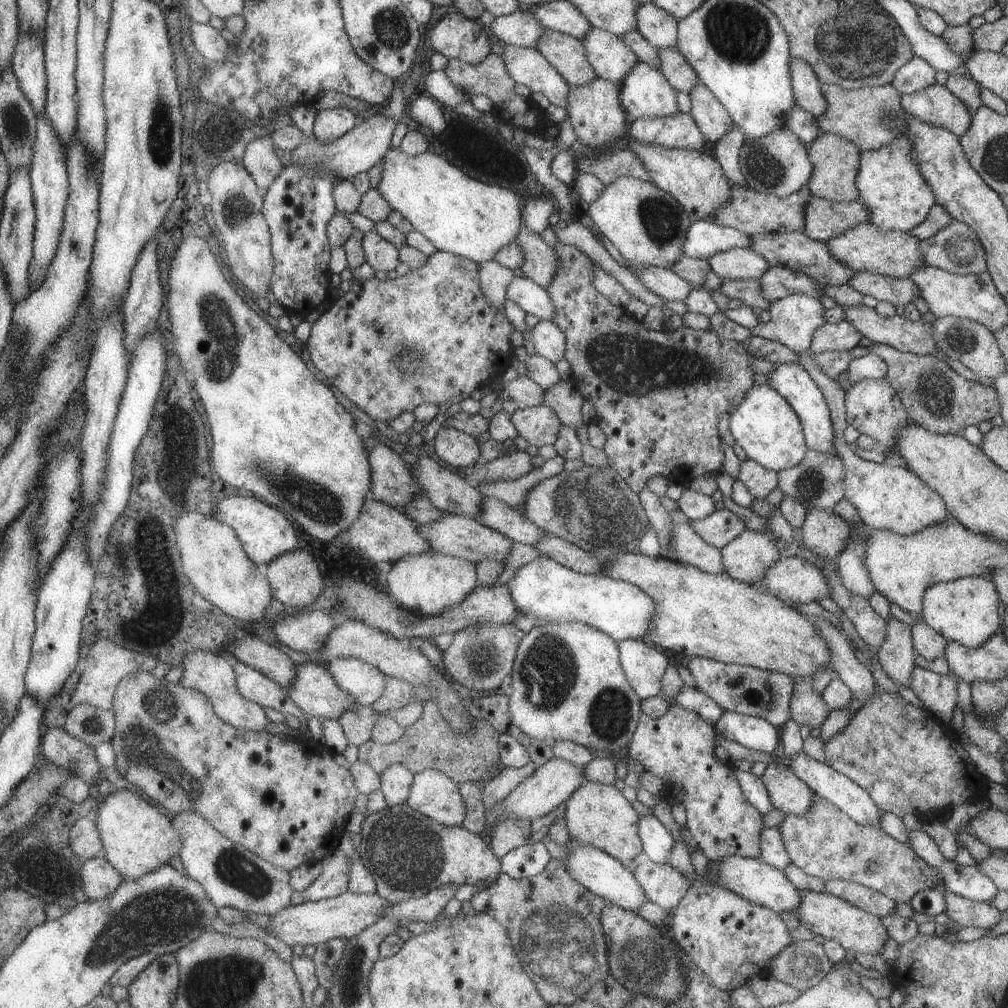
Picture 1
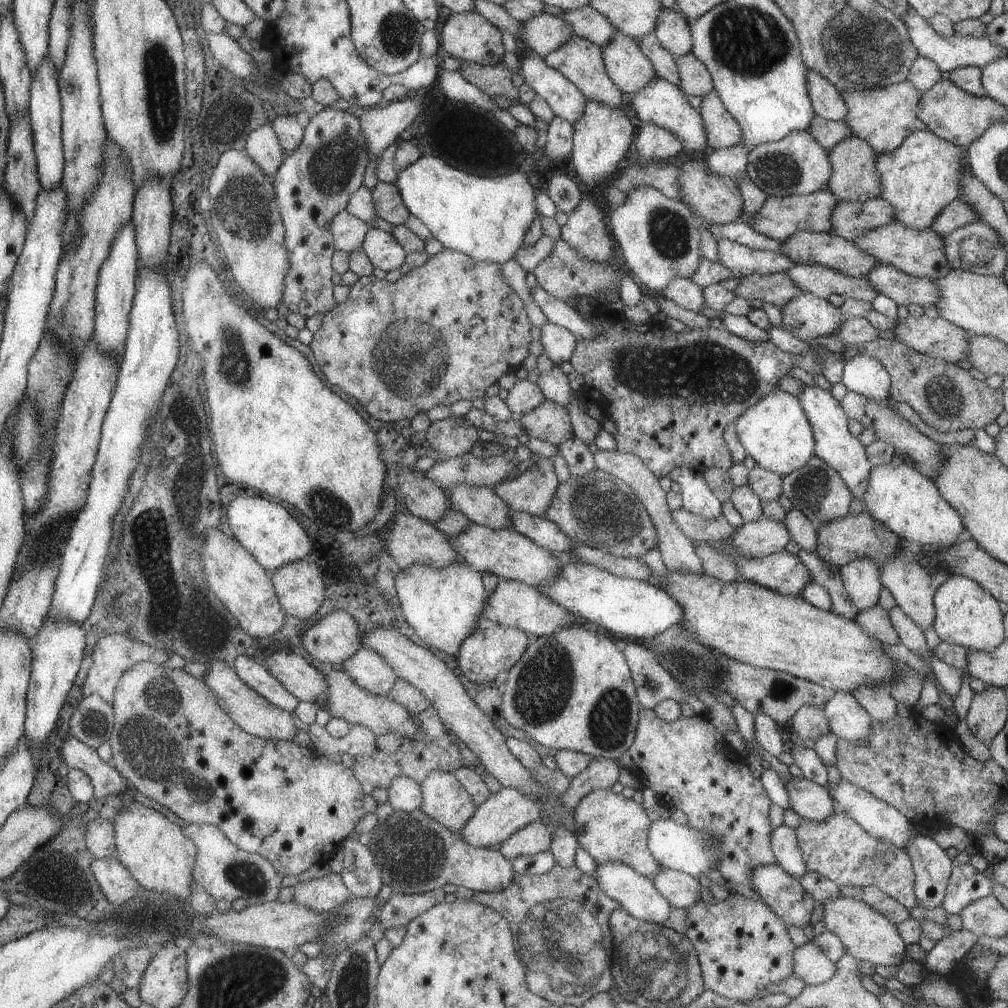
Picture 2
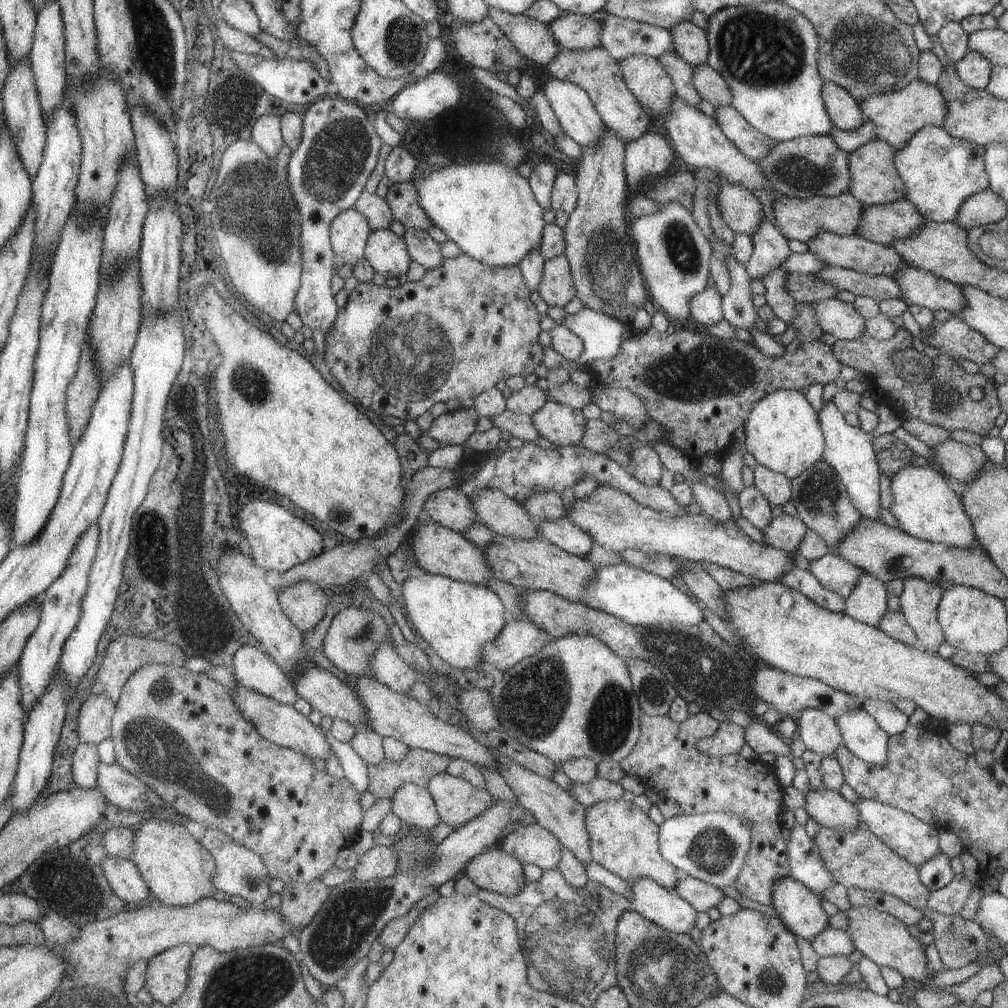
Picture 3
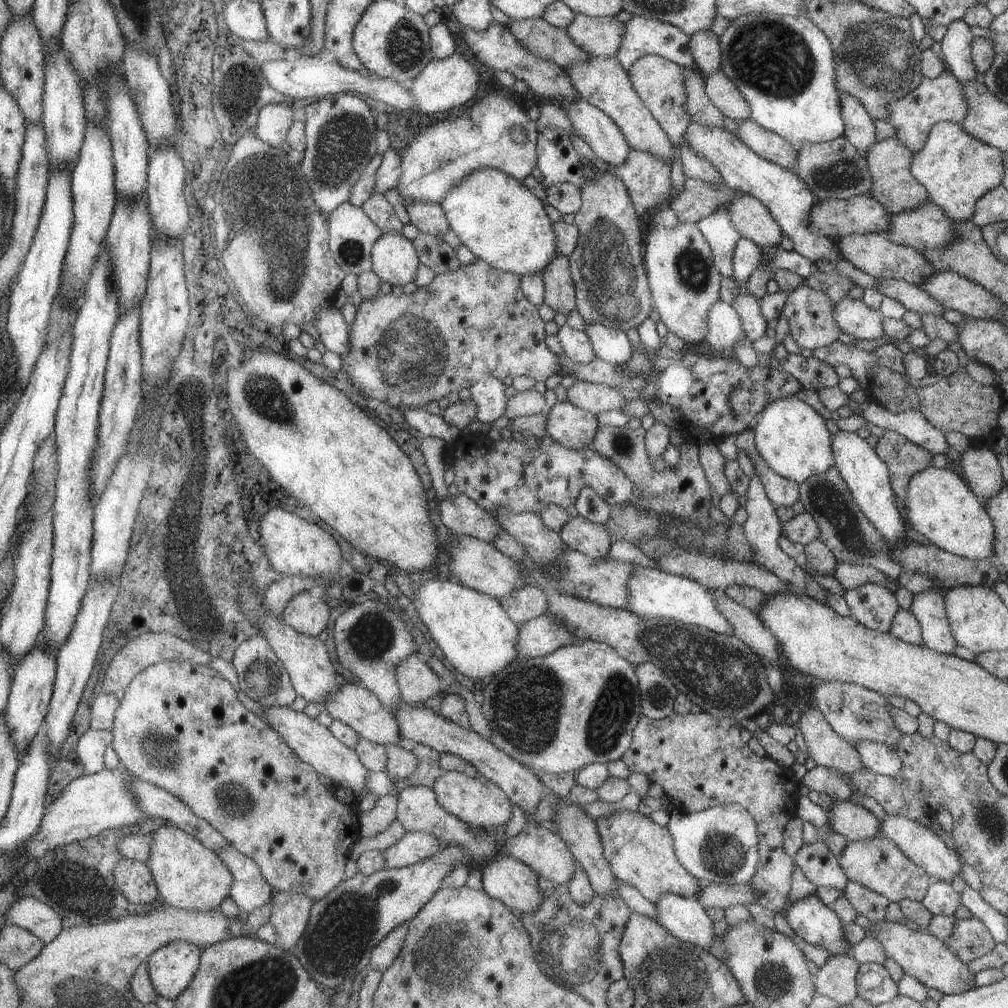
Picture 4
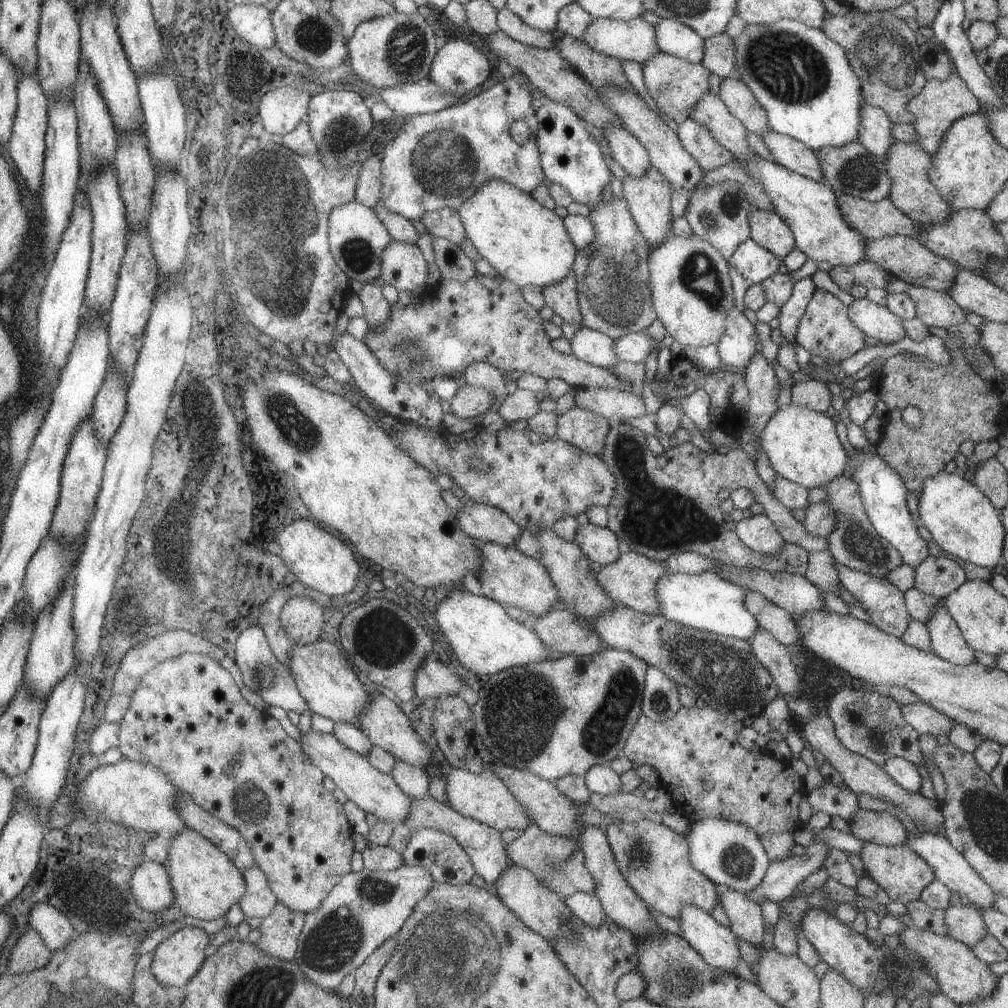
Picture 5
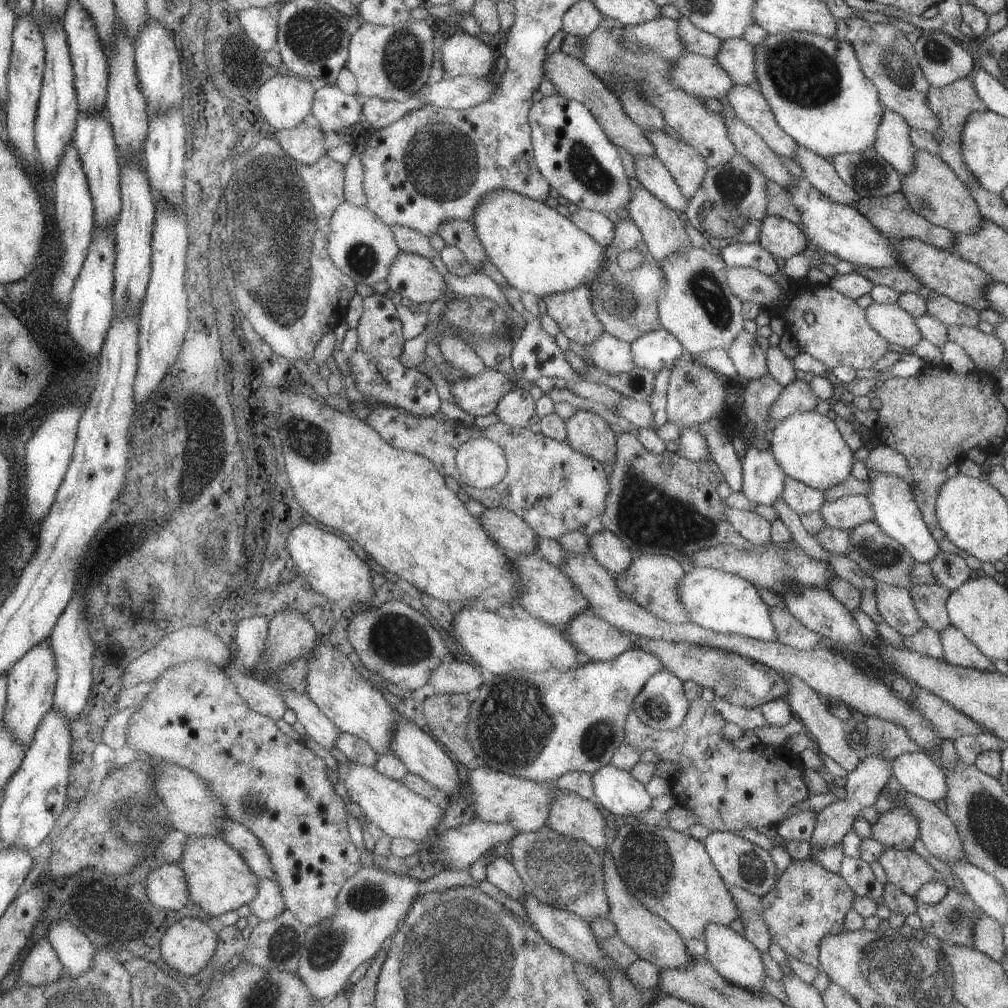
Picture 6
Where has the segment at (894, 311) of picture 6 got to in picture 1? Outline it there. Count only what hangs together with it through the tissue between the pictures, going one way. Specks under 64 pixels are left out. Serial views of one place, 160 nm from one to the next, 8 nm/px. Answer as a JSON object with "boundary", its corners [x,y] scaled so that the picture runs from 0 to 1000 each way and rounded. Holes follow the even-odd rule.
{"boundary":[[[785,291],[783,294],[764,300],[761,308],[764,310],[763,318],[751,320],[743,326],[744,331],[754,333],[759,337],[769,337],[789,350],[801,347],[808,327],[818,320],[816,317],[817,306],[813,297],[800,292]]]}

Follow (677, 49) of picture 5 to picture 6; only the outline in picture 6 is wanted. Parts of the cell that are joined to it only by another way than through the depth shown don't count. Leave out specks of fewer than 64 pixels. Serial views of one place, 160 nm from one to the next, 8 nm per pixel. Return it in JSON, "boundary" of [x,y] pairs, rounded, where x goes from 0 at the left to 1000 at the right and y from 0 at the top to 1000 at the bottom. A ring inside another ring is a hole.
{"boundary":[[[674,17],[671,20],[671,33],[682,53],[708,57],[713,50],[715,41],[698,30],[688,27],[683,18]]]}

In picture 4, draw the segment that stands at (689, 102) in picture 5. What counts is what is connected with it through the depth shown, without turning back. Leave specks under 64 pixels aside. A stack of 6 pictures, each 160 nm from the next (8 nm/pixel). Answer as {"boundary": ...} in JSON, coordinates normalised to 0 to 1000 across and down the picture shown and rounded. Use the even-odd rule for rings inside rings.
{"boundary":[[[640,55],[630,60],[621,71],[632,95],[638,100],[642,109],[648,114],[648,117],[654,122],[654,125],[666,140],[668,144],[667,157],[675,157],[678,132],[685,122],[684,114],[679,106],[681,93],[676,68],[672,63],[663,61],[657,56]]]}

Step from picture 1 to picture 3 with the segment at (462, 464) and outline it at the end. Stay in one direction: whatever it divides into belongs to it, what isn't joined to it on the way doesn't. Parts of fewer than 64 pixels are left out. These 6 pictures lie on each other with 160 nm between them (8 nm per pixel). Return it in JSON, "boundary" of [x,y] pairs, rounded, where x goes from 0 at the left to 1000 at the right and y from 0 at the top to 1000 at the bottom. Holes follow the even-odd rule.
{"boundary":[[[469,404],[443,408],[429,416],[424,431],[434,438],[457,443],[459,438],[471,429],[473,417],[474,409]]]}

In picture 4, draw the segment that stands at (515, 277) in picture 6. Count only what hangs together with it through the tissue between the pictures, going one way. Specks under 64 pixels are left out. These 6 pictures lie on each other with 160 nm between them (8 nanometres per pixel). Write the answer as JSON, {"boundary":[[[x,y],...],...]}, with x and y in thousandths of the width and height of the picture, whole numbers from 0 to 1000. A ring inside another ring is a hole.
{"boundary":[[[474,167],[455,178],[454,183],[444,187],[436,199],[444,226],[462,244],[467,252],[475,255],[489,266],[511,271],[515,276],[520,272],[538,270],[539,266],[551,253],[552,234],[548,229],[548,220],[541,212],[540,203],[527,191],[518,181],[490,167]]]}

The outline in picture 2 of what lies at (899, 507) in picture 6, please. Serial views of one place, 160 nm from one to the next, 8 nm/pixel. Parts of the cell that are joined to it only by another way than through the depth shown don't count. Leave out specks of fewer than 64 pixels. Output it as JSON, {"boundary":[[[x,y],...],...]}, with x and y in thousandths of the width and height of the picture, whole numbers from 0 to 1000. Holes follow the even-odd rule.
{"boundary":[[[798,382],[791,391],[791,397],[797,406],[801,419],[805,424],[808,437],[808,451],[816,455],[832,474],[840,481],[846,493],[853,496],[859,485],[859,474],[863,467],[858,453],[858,443],[842,429],[840,412],[834,402],[822,391],[810,382]]]}

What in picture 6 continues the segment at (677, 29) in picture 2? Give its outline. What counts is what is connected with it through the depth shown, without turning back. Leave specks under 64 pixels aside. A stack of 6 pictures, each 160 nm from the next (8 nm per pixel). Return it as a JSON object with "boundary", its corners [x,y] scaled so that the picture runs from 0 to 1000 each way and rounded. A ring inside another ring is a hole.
{"boundary":[[[735,37],[716,40],[708,57],[727,84],[743,84],[752,89],[745,44]]]}

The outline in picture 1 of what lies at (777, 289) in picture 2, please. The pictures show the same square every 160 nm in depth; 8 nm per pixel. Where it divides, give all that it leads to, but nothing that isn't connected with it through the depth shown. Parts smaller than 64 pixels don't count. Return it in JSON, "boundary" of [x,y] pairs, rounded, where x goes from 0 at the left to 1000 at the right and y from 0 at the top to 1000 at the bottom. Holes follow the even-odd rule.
{"boundary":[[[715,277],[712,288],[723,298],[731,296],[735,303],[745,307],[759,308],[764,303],[758,293],[754,291],[752,280],[749,277]]]}

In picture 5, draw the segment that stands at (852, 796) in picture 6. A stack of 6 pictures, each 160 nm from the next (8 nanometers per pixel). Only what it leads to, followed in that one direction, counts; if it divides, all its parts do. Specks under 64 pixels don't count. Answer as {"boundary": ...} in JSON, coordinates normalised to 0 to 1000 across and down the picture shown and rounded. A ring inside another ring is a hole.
{"boundary":[[[806,836],[799,841],[795,850],[786,848],[775,854],[765,854],[753,877],[739,886],[742,892],[753,899],[758,893],[773,897],[777,892],[781,892],[792,875],[813,861],[814,854],[822,843],[813,836]]]}

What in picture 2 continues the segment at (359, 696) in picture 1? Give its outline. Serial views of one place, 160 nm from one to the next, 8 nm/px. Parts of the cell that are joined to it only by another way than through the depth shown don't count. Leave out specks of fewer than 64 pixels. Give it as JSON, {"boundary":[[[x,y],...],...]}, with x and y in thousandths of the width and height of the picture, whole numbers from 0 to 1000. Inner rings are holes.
{"boundary":[[[356,642],[336,660],[356,683],[372,690],[382,691],[393,674],[390,664],[362,642]]]}

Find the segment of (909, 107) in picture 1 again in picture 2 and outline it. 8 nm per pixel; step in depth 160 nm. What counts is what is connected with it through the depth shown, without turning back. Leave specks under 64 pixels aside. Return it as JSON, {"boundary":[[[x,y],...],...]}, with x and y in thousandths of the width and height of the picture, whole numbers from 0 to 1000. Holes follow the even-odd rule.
{"boundary":[[[933,79],[912,94],[907,112],[928,135],[957,147],[964,139],[974,134],[983,120],[999,118],[998,108],[981,95],[963,95],[950,88],[943,80]]]}

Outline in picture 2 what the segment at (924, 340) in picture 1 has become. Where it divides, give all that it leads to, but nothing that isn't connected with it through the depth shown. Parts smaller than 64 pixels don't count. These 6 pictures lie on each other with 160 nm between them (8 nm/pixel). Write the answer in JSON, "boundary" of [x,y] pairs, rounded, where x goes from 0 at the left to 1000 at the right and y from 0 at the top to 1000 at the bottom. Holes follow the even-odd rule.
{"boundary":[[[916,312],[912,315],[900,313],[896,314],[896,317],[892,315],[888,315],[888,317],[888,322],[883,326],[887,335],[899,341],[903,346],[942,360],[958,355],[959,332],[957,328],[938,316],[932,313],[926,316]]]}

